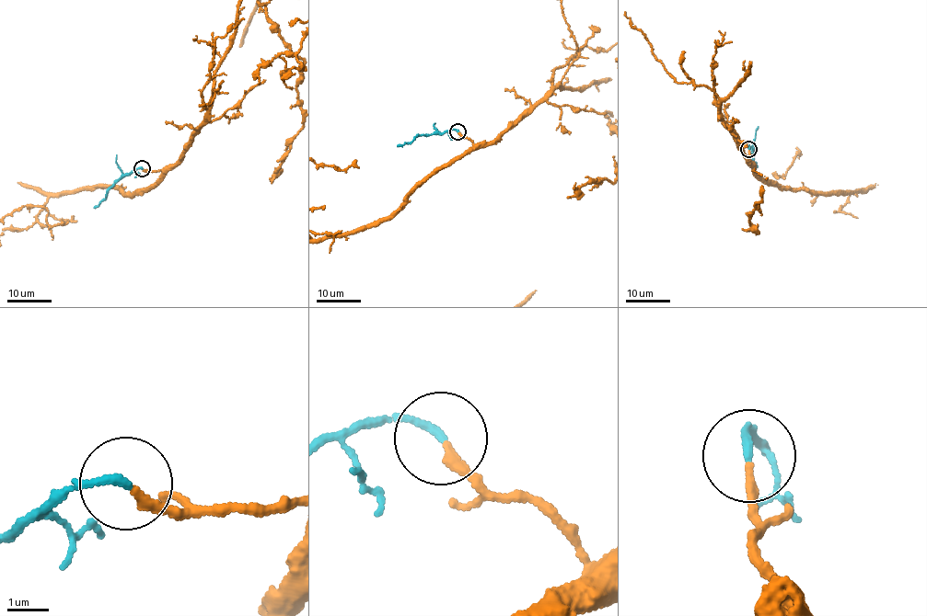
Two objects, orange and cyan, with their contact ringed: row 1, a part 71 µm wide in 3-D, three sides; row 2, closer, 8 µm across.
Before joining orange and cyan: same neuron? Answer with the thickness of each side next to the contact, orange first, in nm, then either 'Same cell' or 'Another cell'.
Thickness 240 nm (orange) against 200 nm. Same cell

